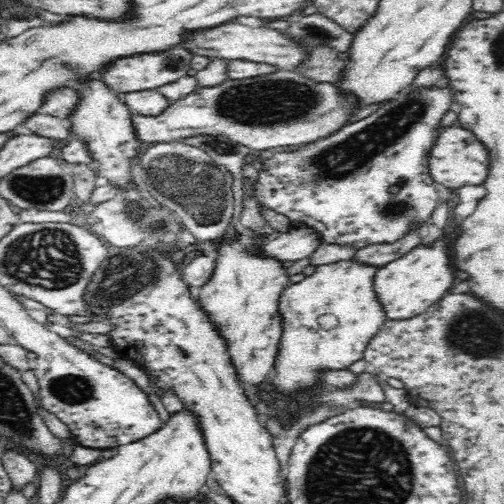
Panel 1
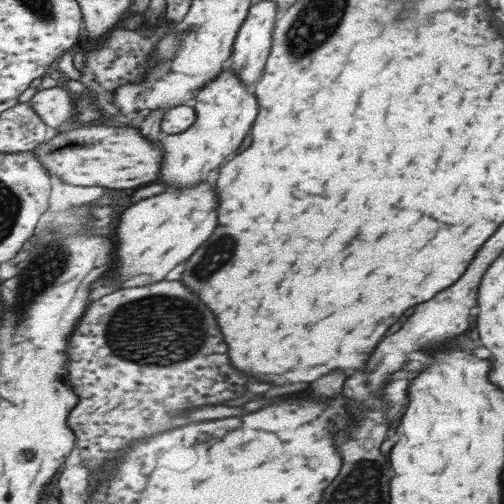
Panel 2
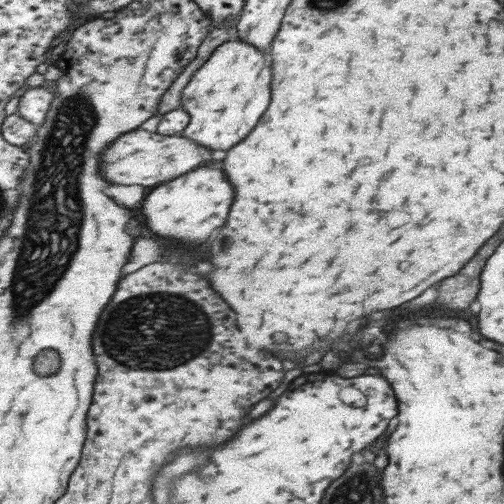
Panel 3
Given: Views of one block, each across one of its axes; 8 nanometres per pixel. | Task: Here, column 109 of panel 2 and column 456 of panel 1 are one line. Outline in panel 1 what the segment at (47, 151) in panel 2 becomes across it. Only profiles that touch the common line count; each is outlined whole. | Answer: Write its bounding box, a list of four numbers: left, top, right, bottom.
[430,128,490,188]

